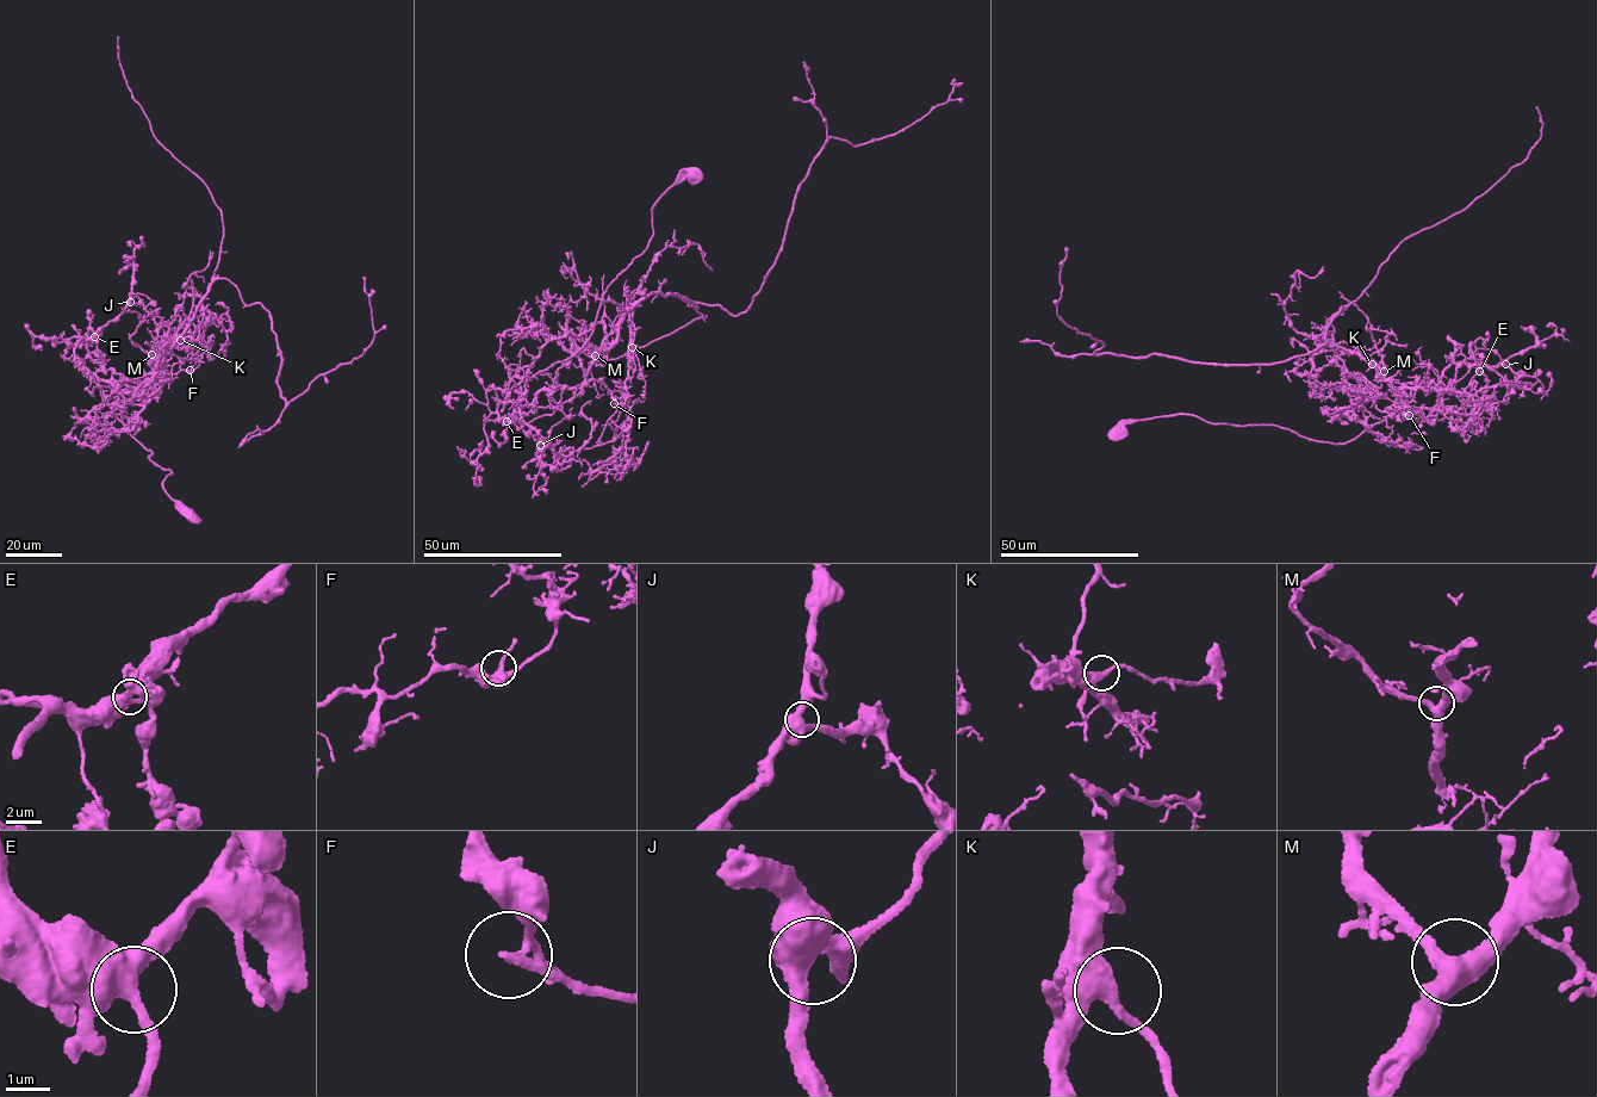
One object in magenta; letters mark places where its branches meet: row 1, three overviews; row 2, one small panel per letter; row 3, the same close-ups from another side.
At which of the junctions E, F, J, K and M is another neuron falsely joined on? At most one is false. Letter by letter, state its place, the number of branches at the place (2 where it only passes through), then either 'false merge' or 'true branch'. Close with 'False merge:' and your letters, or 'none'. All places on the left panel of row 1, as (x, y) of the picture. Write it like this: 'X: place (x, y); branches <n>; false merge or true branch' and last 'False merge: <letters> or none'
E: place (94, 336); branches 3; true branch
F: place (190, 370); branches 3; false merge
J: place (130, 302); branches 3; true branch
K: place (180, 340); branches 3; true branch
M: place (151, 354); branches 3; true branch
False merge: F

